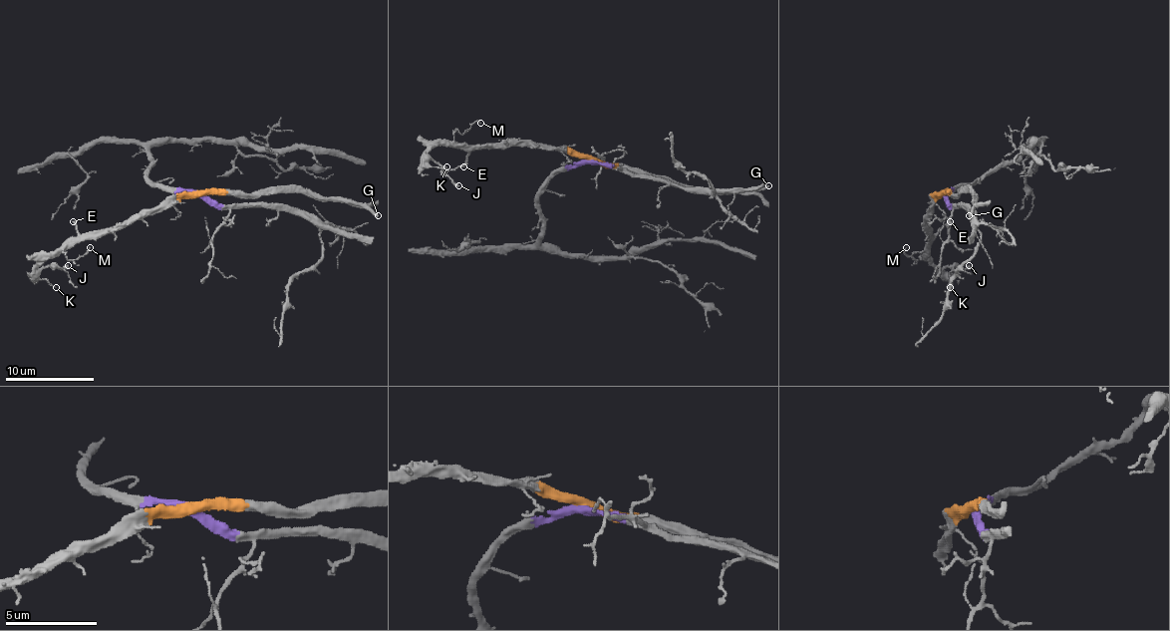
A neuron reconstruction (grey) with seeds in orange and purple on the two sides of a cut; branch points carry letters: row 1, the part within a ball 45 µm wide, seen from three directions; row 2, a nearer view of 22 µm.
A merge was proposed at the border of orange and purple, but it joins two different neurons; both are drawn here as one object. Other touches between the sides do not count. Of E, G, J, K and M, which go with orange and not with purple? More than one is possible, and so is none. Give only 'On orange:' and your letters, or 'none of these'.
On orange: E, G, J, K, M

